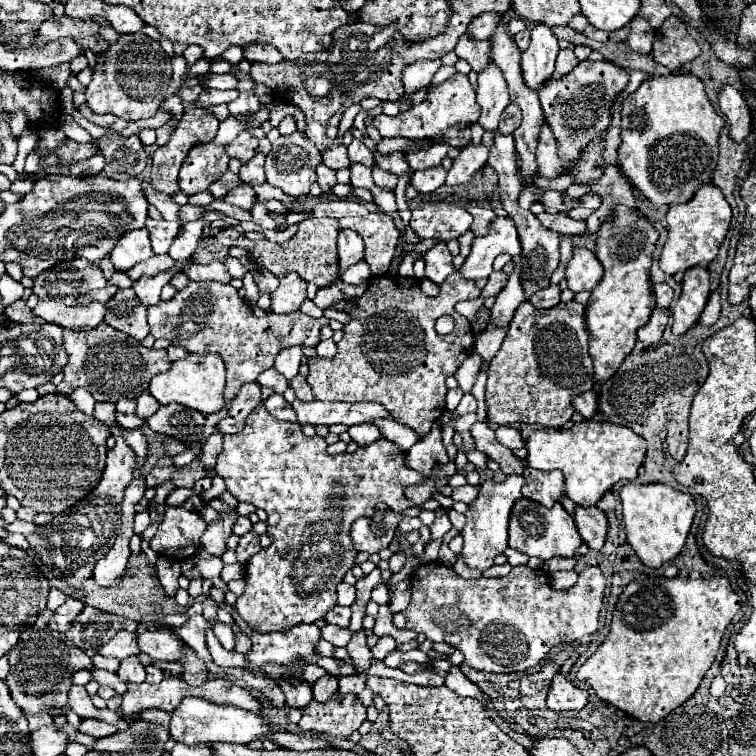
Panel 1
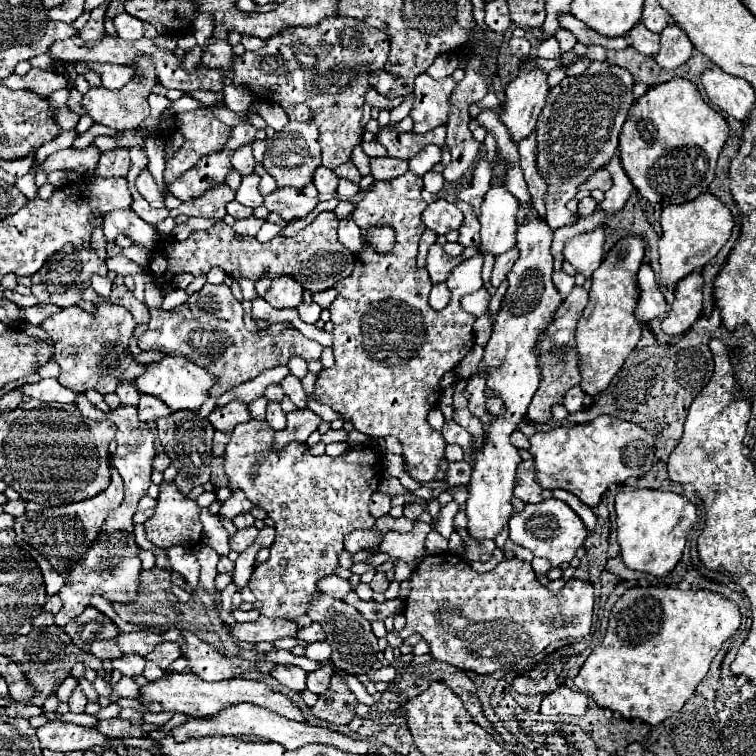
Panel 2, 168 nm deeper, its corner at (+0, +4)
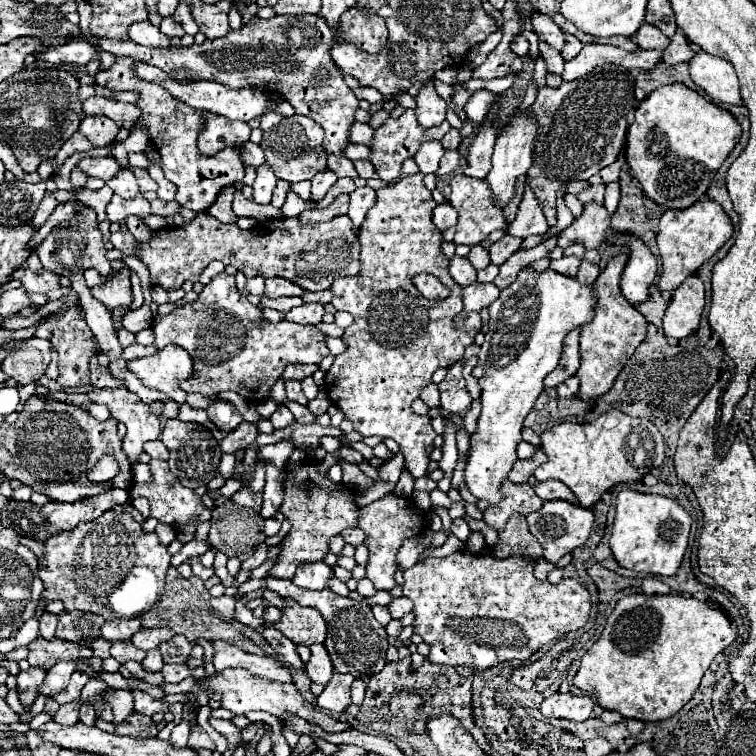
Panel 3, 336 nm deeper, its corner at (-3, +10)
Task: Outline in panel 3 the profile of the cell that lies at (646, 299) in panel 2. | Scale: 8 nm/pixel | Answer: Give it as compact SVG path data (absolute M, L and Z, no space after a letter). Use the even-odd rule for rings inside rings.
M613 234L607 238L609 244L629 248L625 272L621 276L621 292L631 304L647 300L649 286L657 278L657 260L643 240L635 234Z

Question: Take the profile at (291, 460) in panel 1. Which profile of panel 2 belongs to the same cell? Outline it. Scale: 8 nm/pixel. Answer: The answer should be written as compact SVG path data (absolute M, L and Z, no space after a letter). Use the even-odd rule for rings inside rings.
M252 418L246 424L240 424L232 430L230 442L224 452L224 472L228 476L230 490L242 490L250 502L264 508L268 516L274 520L276 538L270 546L270 558L256 566L252 578L248 582L250 592L256 596L260 604L260 614L268 618L284 618L296 620L308 614L308 606L312 606L312 598L322 594L316 590L316 582L320 578L332 574L340 564L340 552L344 550L344 536L356 528L372 528L376 518L368 512L370 496L378 492L378 482L384 474L382 454L376 448L348 450L342 456L312 456L308 444L290 442L282 450L274 448L276 430L270 428L266 420Z

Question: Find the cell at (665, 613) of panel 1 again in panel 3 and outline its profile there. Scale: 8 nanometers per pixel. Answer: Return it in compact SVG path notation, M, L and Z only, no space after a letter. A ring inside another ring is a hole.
M631 594L617 602L615 610L607 618L605 630L601 632L599 640L585 652L579 672L573 678L573 684L581 692L595 696L601 708L619 712L623 718L633 718L641 722L663 722L675 716L693 698L713 658L721 650L725 650L735 638L735 626L725 616L725 612L707 606L707 602L703 600L679 594Z

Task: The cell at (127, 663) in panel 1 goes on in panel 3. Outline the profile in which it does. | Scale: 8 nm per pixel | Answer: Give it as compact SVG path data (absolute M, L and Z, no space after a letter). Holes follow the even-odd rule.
M125 640L125 642L115 642L111 646L111 656L117 660L117 662L129 662L129 660L135 660L135 662L141 662L145 658L145 652L135 648L131 644L131 640Z

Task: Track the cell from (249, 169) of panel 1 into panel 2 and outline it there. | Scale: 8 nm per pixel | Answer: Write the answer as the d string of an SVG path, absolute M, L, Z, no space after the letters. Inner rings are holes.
M256 164L256 166L254 166L254 172L260 174L260 186L258 186L258 190L260 190L262 196L266 196L266 194L270 194L270 192L276 190L276 182L274 182L274 178L264 170L262 164Z

